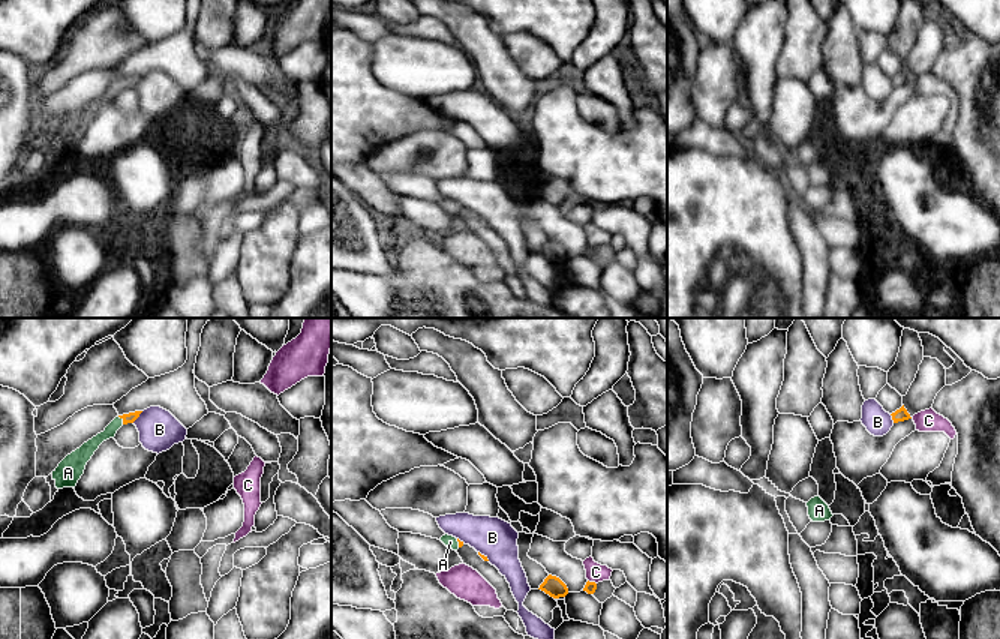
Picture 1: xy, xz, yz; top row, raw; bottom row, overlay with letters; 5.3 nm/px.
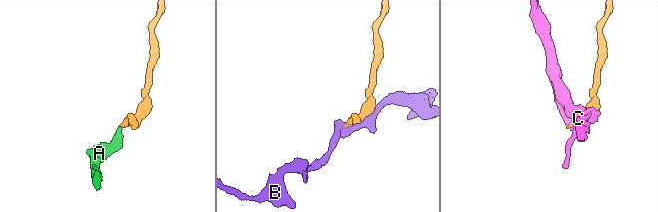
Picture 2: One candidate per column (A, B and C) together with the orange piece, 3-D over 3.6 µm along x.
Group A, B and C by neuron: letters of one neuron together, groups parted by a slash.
A / B / C

